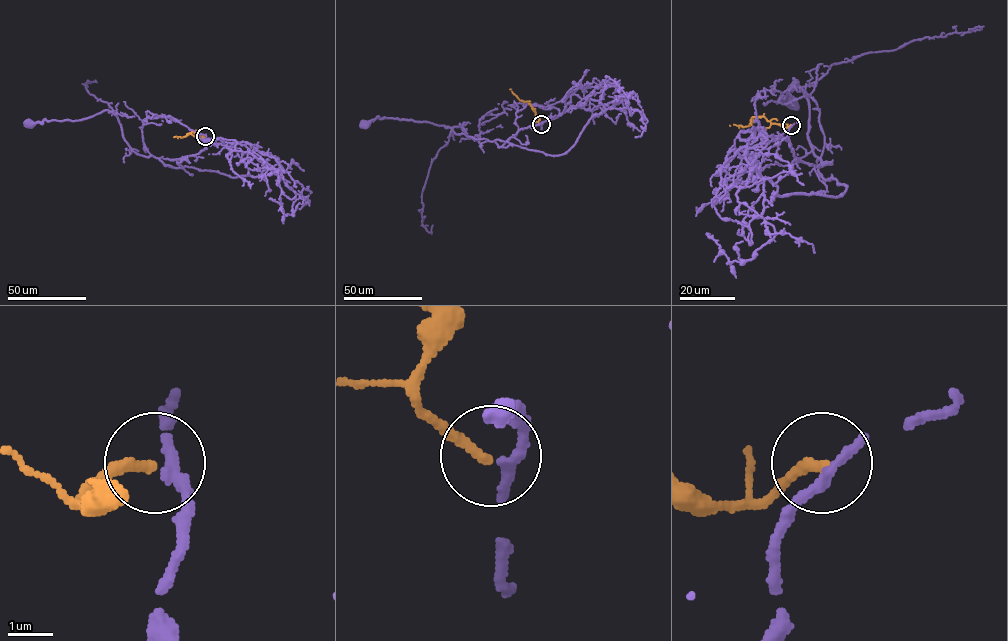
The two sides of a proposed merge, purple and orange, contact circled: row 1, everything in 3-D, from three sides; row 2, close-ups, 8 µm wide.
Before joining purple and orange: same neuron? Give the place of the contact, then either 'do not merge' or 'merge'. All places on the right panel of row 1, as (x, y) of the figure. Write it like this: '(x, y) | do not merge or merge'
(791, 125) | merge

